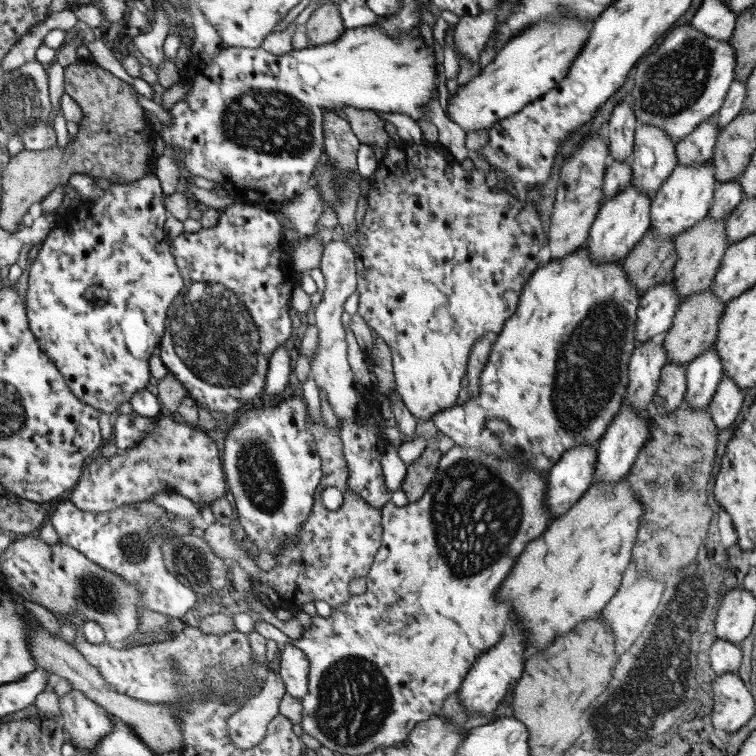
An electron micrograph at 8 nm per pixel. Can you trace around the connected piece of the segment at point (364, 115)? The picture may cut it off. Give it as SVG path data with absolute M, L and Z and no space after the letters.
M344 107L341 110L345 114L350 130L360 144L369 147L375 153L387 149L390 138L383 127L384 123L373 111L361 111L350 107Z

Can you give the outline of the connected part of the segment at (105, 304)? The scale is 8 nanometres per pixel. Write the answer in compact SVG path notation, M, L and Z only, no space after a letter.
M146 174L141 179L126 185L111 183L103 195L95 201L82 202L70 209L73 213L73 220L67 220L67 226L57 223L48 231L48 236L41 242L41 248L27 274L27 289L25 290L25 305L27 324L33 335L34 341L39 350L47 355L47 358L58 369L63 377L67 389L73 396L87 406L92 406L98 411L106 412L111 417L118 413L118 406L122 402L128 402L131 396L139 390L144 390L149 382L149 368L147 360L151 352L155 350L161 340L164 329L164 320L171 301L178 296L183 286L183 279L179 274L177 265L171 256L169 238L163 233L163 222L165 220L166 208L162 205L162 190L159 179L154 174Z

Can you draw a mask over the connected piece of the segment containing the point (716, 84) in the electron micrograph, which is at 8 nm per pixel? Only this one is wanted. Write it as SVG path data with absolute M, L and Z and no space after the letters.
M690 23L668 31L655 51L636 63L633 88L628 96L637 124L656 126L665 131L671 141L681 141L698 124L718 112L734 79L734 64L734 48L731 48L729 40L709 38Z

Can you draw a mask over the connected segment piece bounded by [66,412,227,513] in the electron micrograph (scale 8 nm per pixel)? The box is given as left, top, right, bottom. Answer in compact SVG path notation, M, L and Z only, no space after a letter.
M162 412L154 421L152 430L135 446L109 458L99 456L82 468L72 491L66 495L75 508L100 513L122 504L150 500L161 491L173 491L197 506L209 506L213 500L225 495L227 486L219 463L219 450L209 439L209 433L173 421L170 413Z

